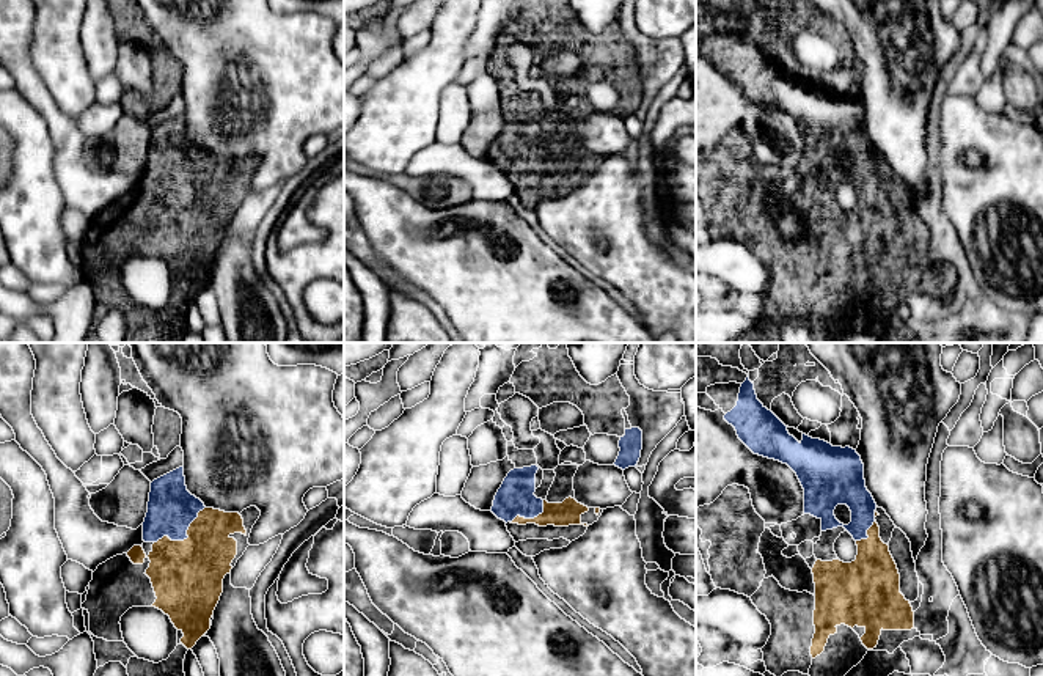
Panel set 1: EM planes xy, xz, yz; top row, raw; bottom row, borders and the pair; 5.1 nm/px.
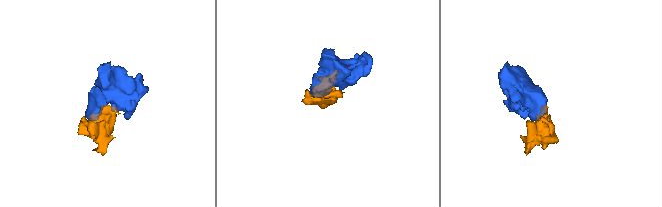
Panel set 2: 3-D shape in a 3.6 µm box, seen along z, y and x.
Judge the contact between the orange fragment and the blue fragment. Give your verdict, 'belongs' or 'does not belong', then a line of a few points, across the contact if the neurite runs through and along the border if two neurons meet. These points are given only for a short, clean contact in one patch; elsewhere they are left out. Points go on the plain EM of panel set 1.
belongs; line xy (187, 224), (187, 186), (172, 156)

